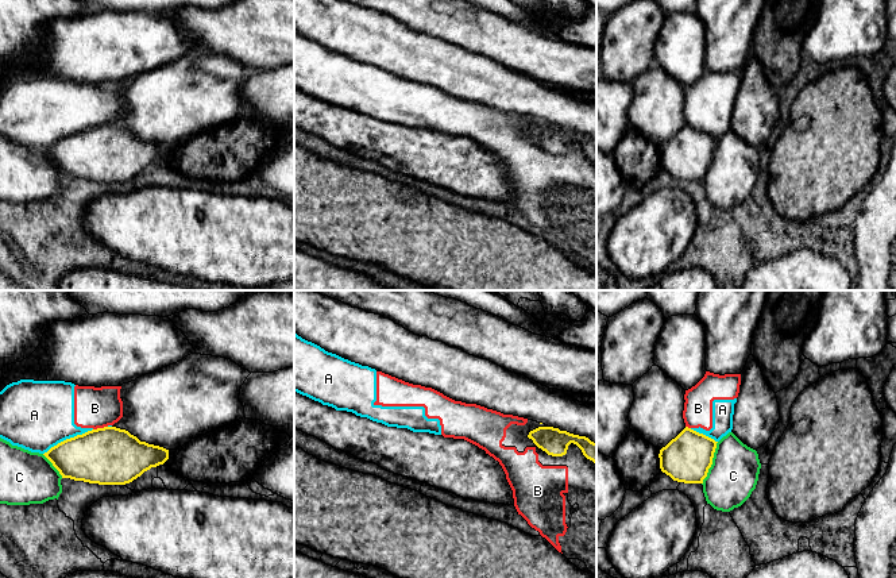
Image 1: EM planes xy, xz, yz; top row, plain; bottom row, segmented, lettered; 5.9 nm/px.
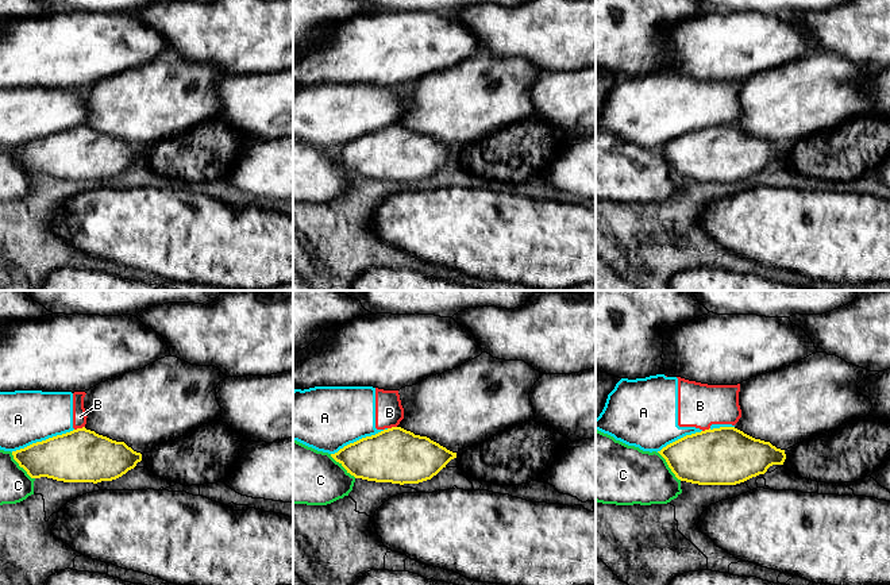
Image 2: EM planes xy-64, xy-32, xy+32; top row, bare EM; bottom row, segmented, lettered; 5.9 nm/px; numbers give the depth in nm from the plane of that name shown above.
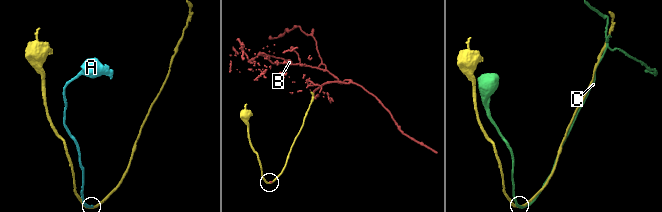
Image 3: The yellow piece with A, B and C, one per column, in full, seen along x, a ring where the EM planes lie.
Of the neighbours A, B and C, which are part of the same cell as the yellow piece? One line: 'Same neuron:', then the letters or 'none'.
Same neuron: none

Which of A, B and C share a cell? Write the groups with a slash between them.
A B / C

